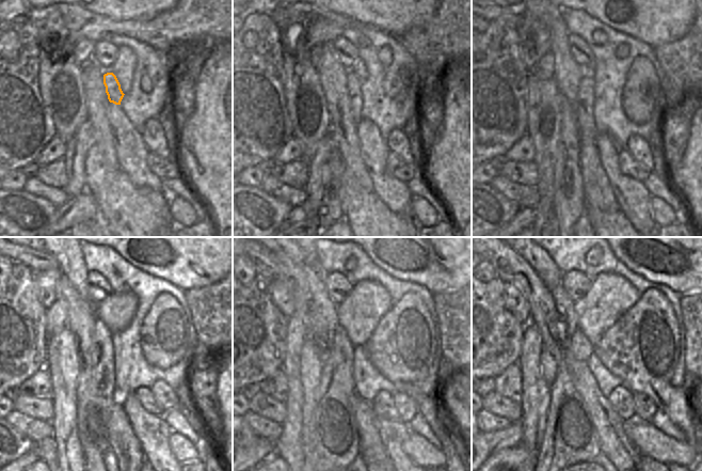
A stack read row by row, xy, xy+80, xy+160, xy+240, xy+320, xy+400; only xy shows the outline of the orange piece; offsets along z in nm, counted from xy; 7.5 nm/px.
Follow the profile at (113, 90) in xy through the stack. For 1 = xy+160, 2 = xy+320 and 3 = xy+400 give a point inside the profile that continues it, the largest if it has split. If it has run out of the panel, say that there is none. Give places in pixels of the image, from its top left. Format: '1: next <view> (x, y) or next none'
1: next xy+160 (585, 101)
2: next xy+320 (334, 442)
3: next xy+400 (570, 438)

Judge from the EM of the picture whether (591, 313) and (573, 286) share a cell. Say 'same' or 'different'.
different

